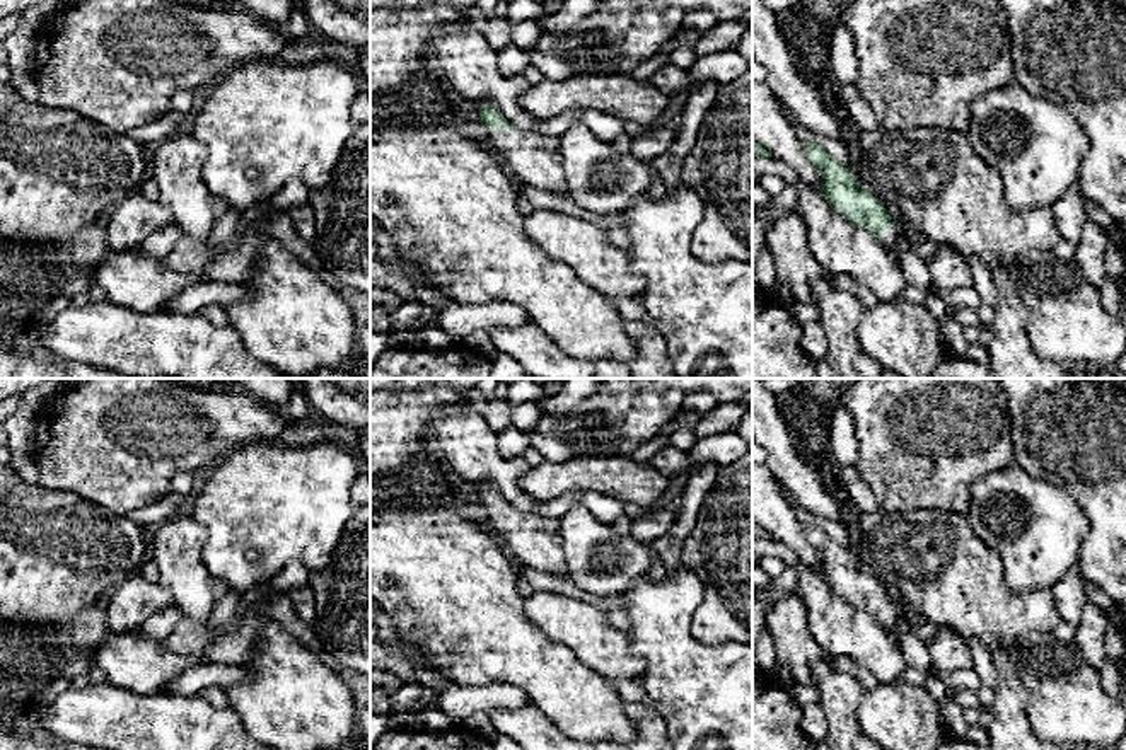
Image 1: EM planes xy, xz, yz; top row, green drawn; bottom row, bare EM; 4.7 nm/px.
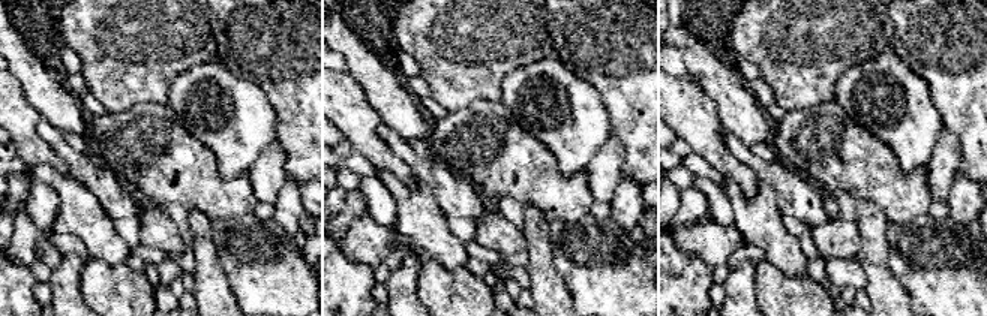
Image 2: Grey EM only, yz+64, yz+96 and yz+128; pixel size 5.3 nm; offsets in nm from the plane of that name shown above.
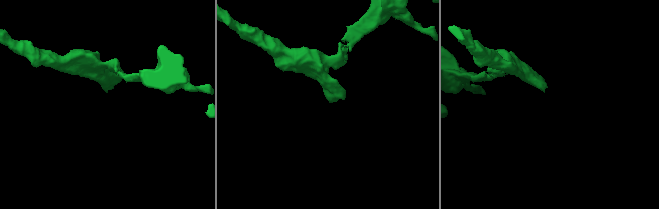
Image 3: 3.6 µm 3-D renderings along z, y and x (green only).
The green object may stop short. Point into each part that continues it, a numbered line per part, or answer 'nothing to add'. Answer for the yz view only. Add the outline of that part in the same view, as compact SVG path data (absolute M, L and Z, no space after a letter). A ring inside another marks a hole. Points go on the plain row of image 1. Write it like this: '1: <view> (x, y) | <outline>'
1: yz (894, 621) | M891 597L891 605L882 612L882 627L892 636L899 636L908 629L908 609L904 603L894 597Z

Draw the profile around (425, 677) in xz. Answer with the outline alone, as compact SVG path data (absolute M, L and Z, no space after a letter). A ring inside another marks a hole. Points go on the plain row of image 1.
M423 665L416 666L416 682L423 687L433 687L437 690L456 685L454 682Z

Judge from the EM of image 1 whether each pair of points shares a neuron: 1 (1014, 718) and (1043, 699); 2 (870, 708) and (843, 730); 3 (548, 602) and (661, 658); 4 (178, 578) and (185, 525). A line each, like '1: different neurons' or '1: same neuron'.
1: different neurons
2: different neurons
3: different neurons
4: same neuron

